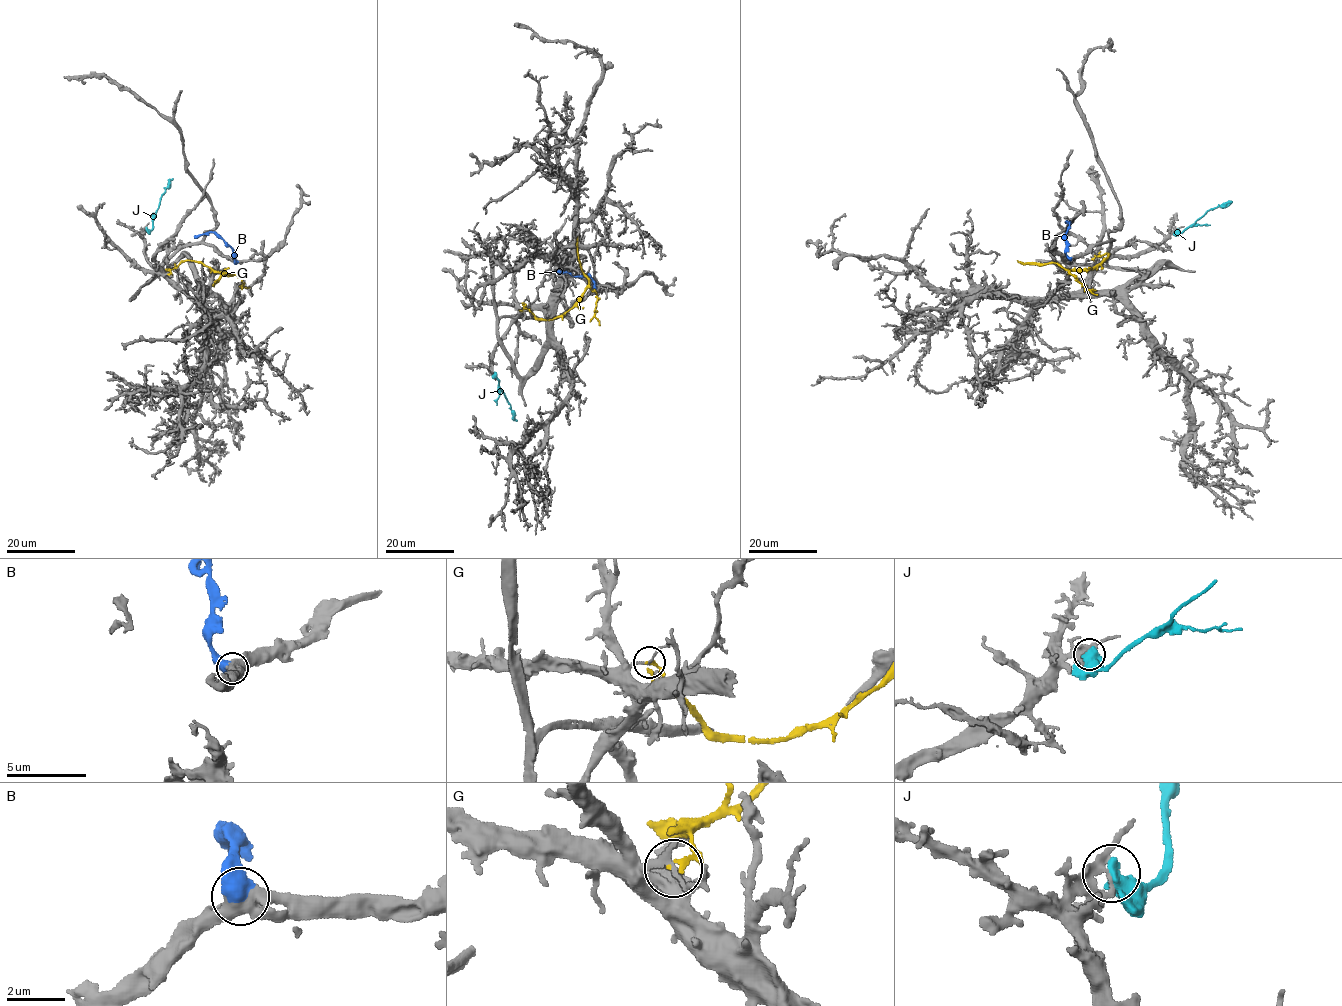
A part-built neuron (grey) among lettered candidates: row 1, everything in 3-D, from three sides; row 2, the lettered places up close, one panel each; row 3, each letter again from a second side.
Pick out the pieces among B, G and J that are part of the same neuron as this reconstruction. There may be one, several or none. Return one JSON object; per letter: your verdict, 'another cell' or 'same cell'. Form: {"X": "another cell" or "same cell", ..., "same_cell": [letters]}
{"B": "same cell", "G": "another cell", "J": "another cell", "same_cell": ["B"]}

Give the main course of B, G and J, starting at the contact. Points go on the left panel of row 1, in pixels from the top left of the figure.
B: (236, 262), (232, 248), (214, 233), (194, 238)
G: (168, 275), (187, 260), (200, 262), (230, 275), (221, 276), (213, 284)
J: (146, 229), (152, 228), (161, 196), (172, 178)

